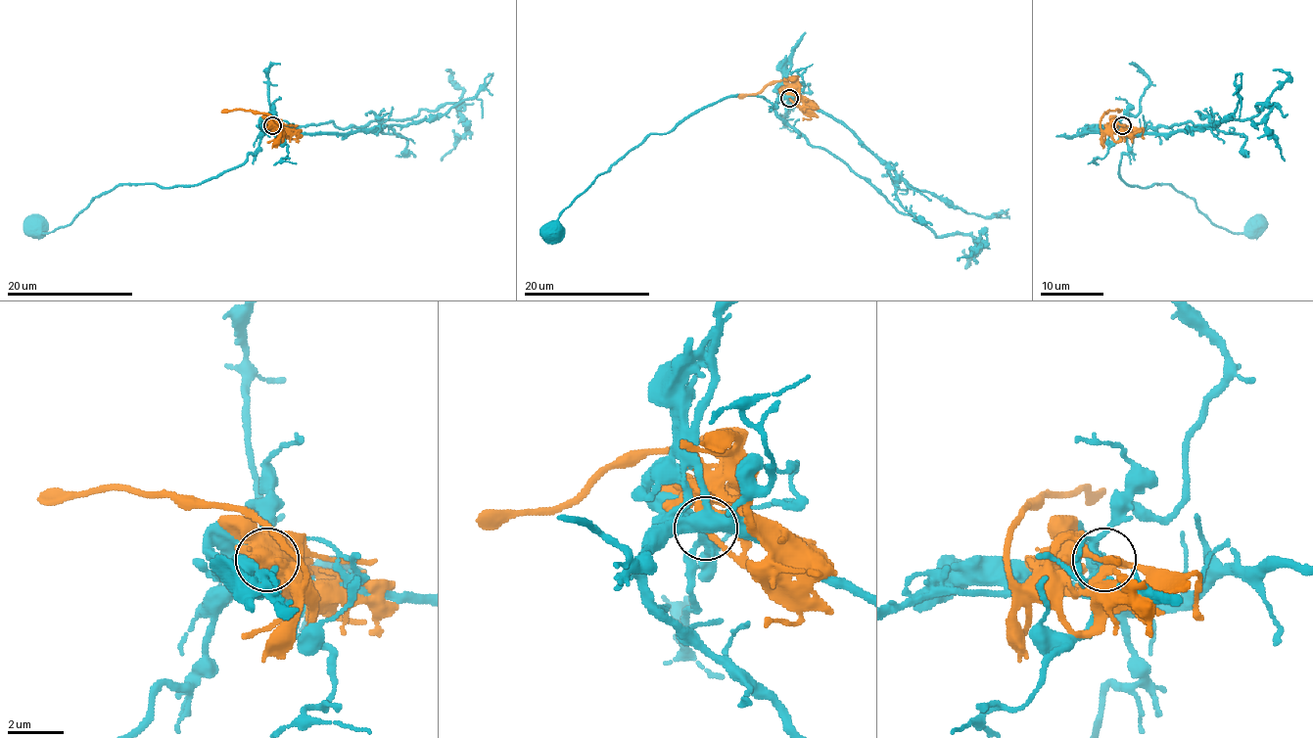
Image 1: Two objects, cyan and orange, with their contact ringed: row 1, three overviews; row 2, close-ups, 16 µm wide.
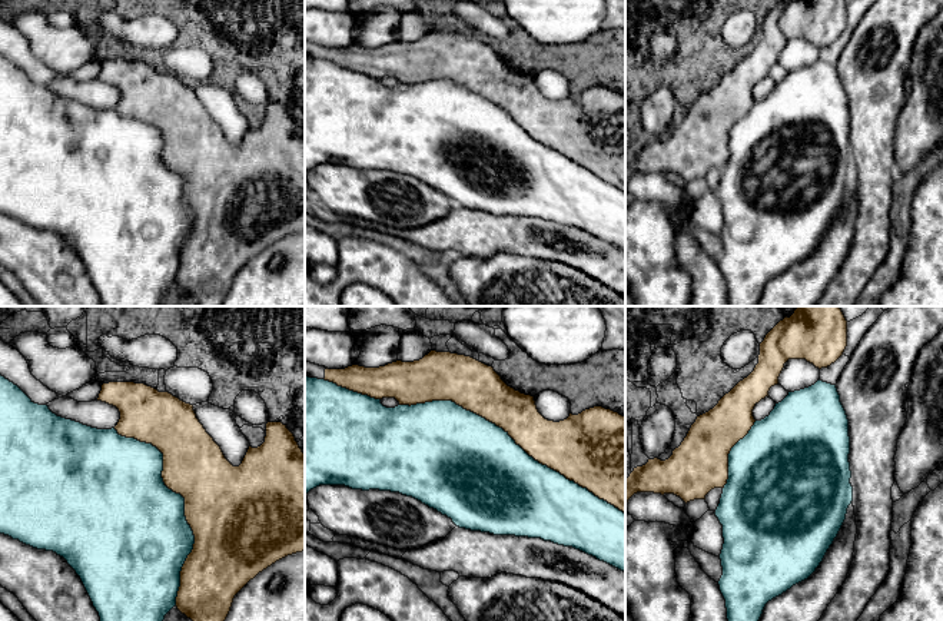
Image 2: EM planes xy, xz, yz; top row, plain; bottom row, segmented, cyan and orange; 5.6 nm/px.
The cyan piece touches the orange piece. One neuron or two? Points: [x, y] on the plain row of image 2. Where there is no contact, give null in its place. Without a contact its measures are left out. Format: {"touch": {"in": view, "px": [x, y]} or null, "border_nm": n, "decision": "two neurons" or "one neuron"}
{"touch": {"in": "xz", "px": [512, 119]}, "border_nm": 1400, "decision": "two neurons"}

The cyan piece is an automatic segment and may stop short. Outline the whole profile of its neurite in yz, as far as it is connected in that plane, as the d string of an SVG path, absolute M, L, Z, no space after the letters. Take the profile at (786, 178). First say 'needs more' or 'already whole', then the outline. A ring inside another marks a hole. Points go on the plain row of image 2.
already whole; M820 59L808 67L788 72L731 127L728 159L714 192L723 205L723 255L718 265L725 279L728 306L756 306L768 280L807 259L820 245L853 180L849 133L849 99L840 74L836 64Z

